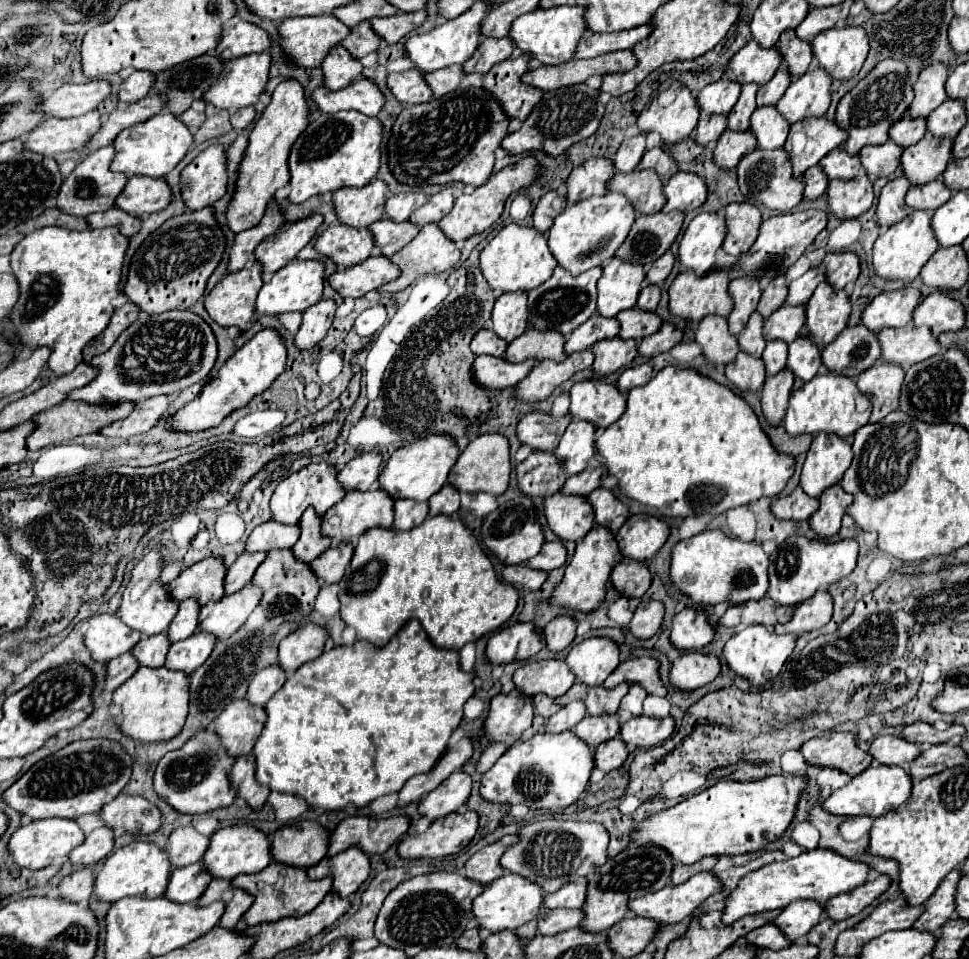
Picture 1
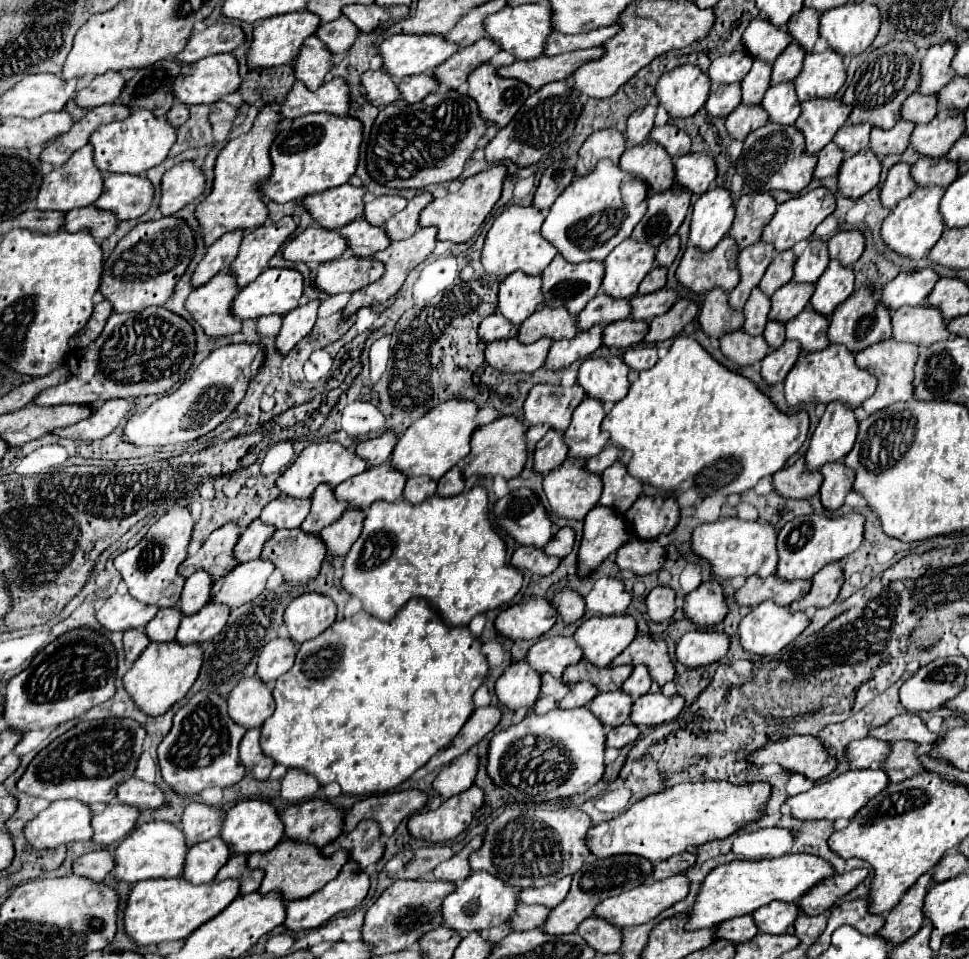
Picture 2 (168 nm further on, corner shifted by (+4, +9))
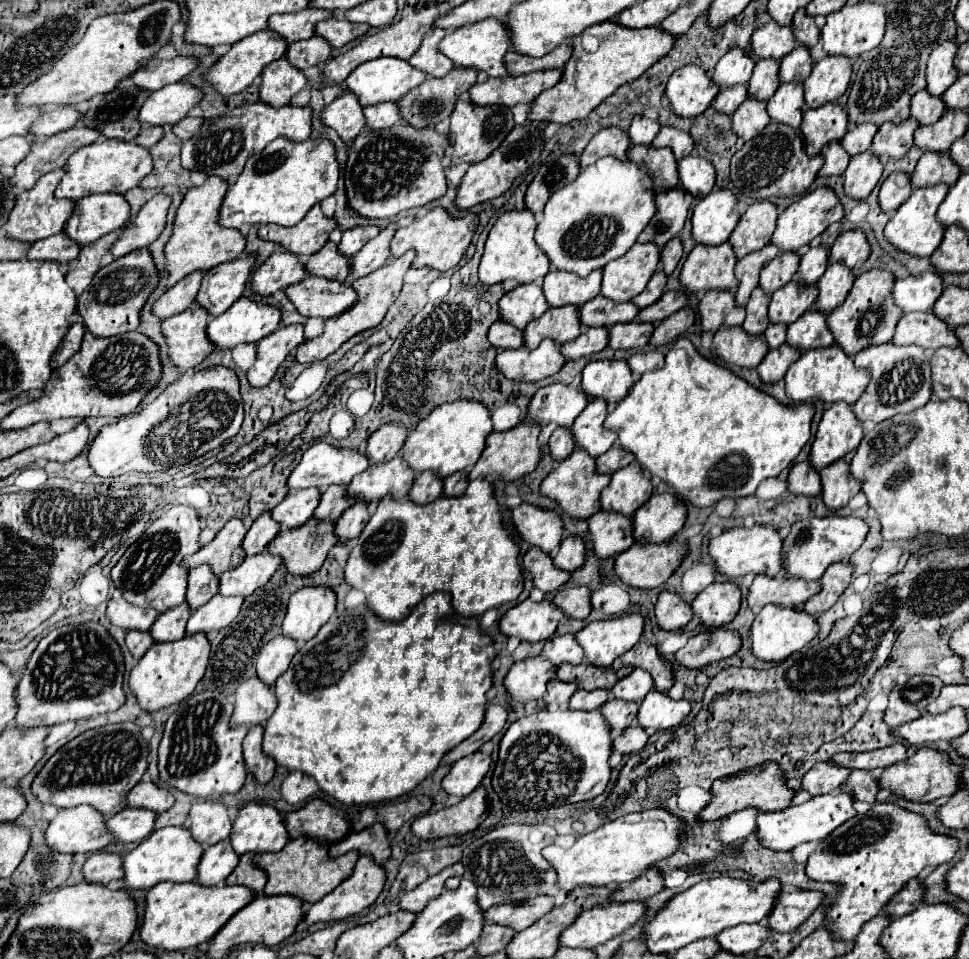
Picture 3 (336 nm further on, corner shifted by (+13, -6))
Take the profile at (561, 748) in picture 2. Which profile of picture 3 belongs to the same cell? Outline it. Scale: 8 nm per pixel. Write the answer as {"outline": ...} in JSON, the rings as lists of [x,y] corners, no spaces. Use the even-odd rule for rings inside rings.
{"outline":[[[539,710],[513,722],[501,738],[491,784],[499,800],[511,810],[547,810],[591,800],[609,782],[609,754],[609,726],[599,710]]]}

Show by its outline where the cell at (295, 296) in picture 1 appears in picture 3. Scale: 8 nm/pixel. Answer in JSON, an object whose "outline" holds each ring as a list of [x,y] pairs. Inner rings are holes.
{"outline":[[[241,298],[229,310],[225,310],[221,316],[215,316],[209,320],[207,336],[219,350],[235,348],[241,342],[259,342],[263,336],[275,332],[279,322],[281,322],[281,310],[277,306],[255,302],[249,298]]]}

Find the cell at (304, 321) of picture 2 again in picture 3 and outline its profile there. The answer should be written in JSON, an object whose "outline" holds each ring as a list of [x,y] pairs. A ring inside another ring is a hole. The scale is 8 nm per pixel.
{"outline":[[[293,324],[293,326],[281,328],[273,334],[265,336],[265,340],[257,342],[257,360],[249,368],[249,374],[247,374],[249,384],[267,386],[273,380],[281,362],[287,358],[287,354],[291,350],[295,350],[303,340],[305,340],[303,326]]]}

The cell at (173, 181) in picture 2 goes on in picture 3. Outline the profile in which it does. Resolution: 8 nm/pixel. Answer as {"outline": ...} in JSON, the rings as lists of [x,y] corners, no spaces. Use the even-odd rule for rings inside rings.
{"outline":[[[155,194],[137,214],[133,222],[125,226],[119,240],[111,246],[115,258],[125,256],[137,248],[149,246],[167,224],[167,210],[171,206],[169,194]]]}

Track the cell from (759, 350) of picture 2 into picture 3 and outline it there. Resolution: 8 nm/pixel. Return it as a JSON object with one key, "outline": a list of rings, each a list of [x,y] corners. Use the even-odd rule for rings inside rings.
{"outline":[[[741,326],[719,328],[711,344],[713,358],[717,358],[723,364],[739,366],[747,370],[757,368],[767,352],[769,348],[767,348],[765,337],[763,335],[749,336],[743,332]]]}

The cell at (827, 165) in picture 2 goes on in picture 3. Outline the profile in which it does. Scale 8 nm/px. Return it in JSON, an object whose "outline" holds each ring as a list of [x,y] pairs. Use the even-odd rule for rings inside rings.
{"outline":[[[833,142],[823,148],[825,164],[819,170],[819,176],[841,176],[849,164],[849,156],[845,156],[845,150],[839,146],[839,142]]]}

